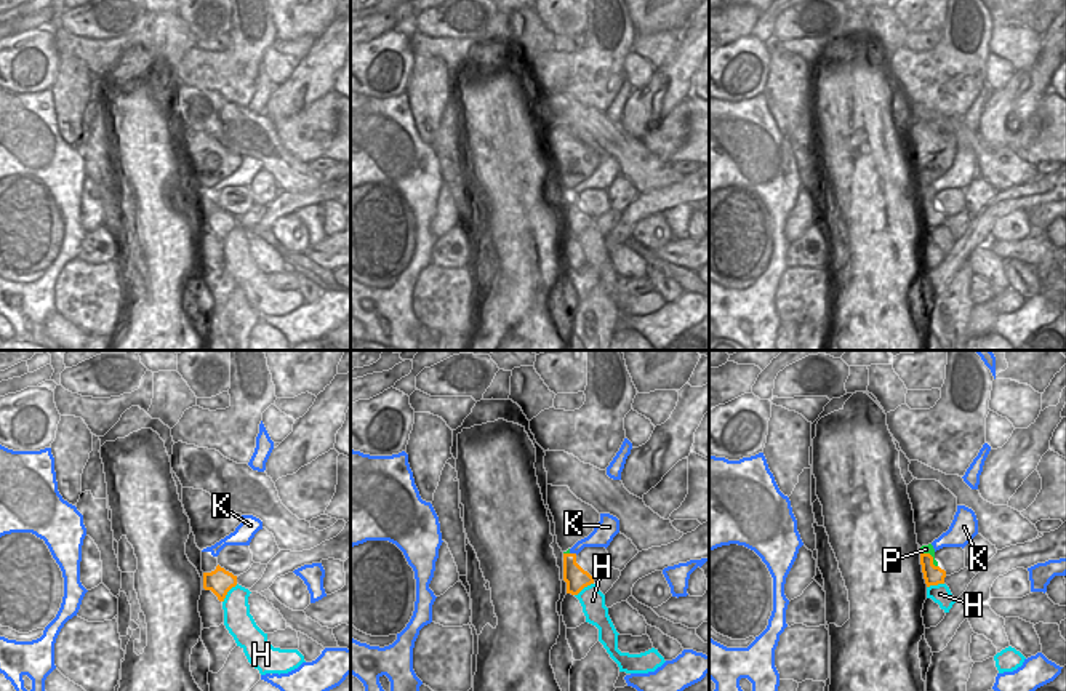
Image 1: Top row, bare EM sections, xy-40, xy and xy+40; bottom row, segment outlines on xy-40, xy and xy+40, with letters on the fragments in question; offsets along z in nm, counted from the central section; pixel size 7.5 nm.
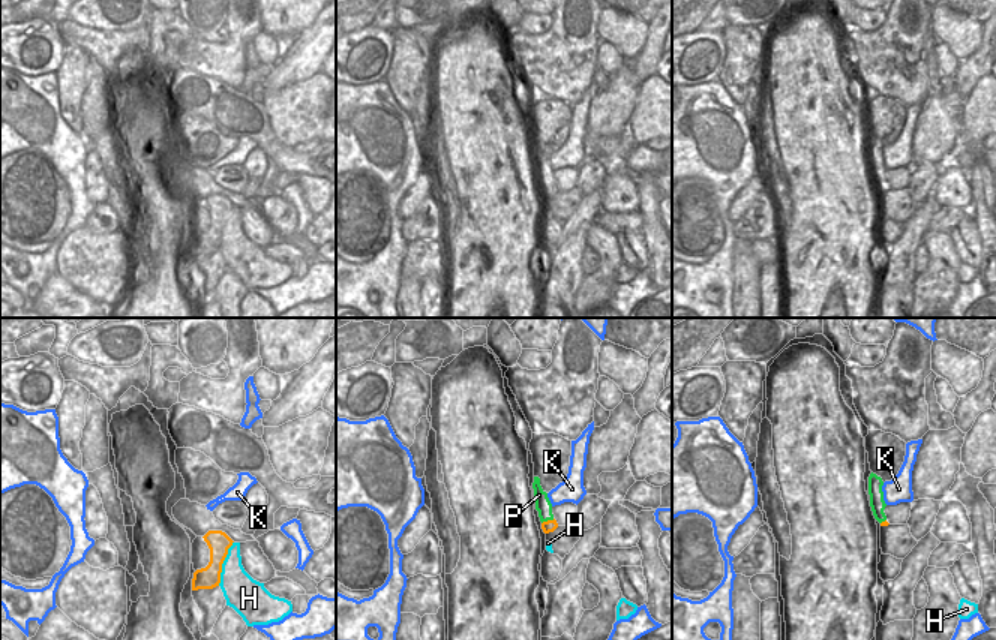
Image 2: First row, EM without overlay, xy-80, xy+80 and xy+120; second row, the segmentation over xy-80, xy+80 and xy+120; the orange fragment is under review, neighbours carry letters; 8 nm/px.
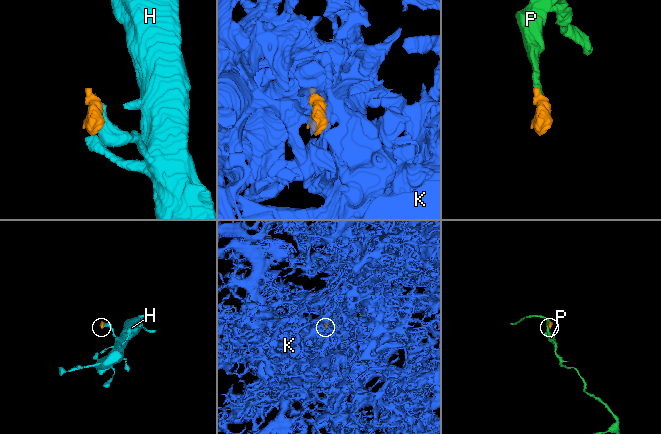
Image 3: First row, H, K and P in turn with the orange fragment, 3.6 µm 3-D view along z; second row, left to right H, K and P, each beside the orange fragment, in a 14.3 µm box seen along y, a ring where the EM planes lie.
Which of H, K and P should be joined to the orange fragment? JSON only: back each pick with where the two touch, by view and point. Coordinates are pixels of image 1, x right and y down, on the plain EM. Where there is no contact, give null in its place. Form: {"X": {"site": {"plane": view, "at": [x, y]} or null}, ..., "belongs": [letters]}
{"P": {"site": {"plane": "xy+40", "at": [932, 199]}}, "belongs": ["P"]}

